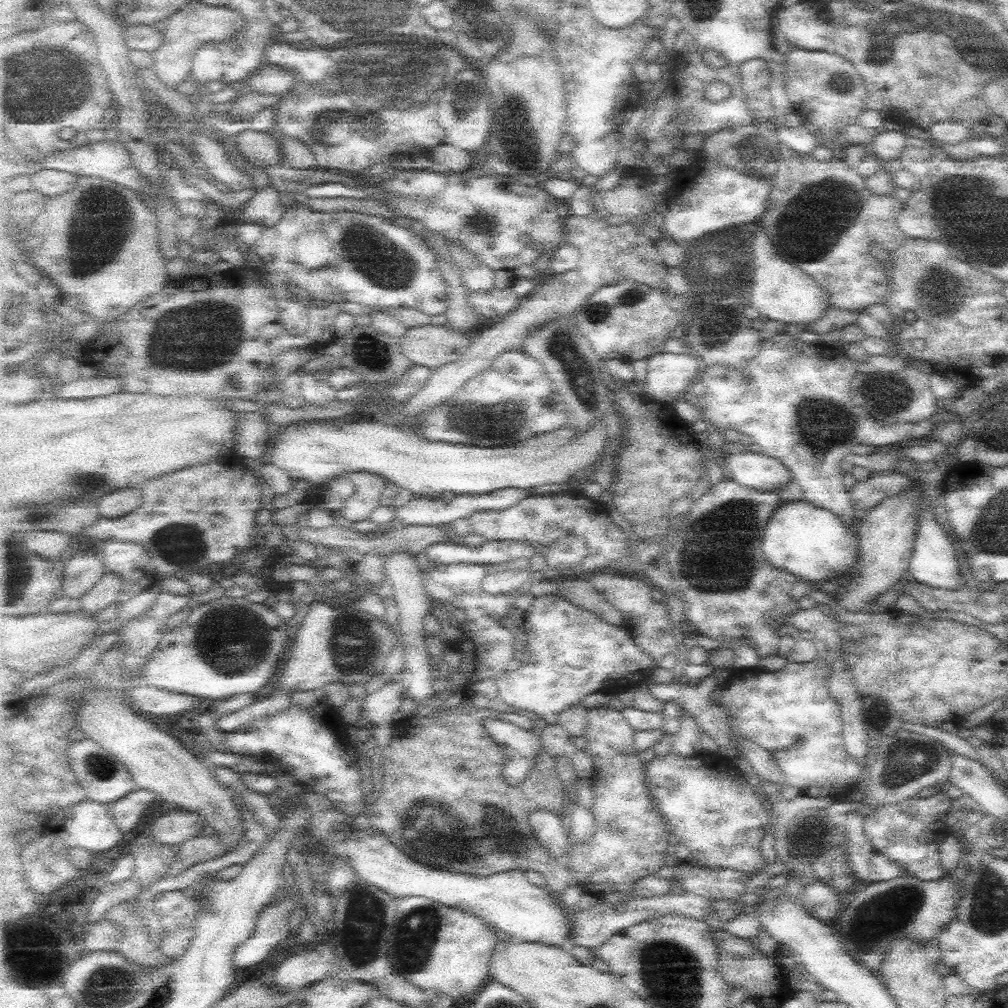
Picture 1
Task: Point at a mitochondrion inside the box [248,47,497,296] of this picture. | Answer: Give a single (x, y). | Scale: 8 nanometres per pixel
(459, 101)

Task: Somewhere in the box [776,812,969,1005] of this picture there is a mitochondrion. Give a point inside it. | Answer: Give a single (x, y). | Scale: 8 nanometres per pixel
(895, 908)

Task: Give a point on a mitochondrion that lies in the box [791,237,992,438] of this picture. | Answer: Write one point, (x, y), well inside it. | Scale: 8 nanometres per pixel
(945, 283)

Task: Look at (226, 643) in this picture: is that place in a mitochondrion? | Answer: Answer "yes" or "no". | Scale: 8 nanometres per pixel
yes

